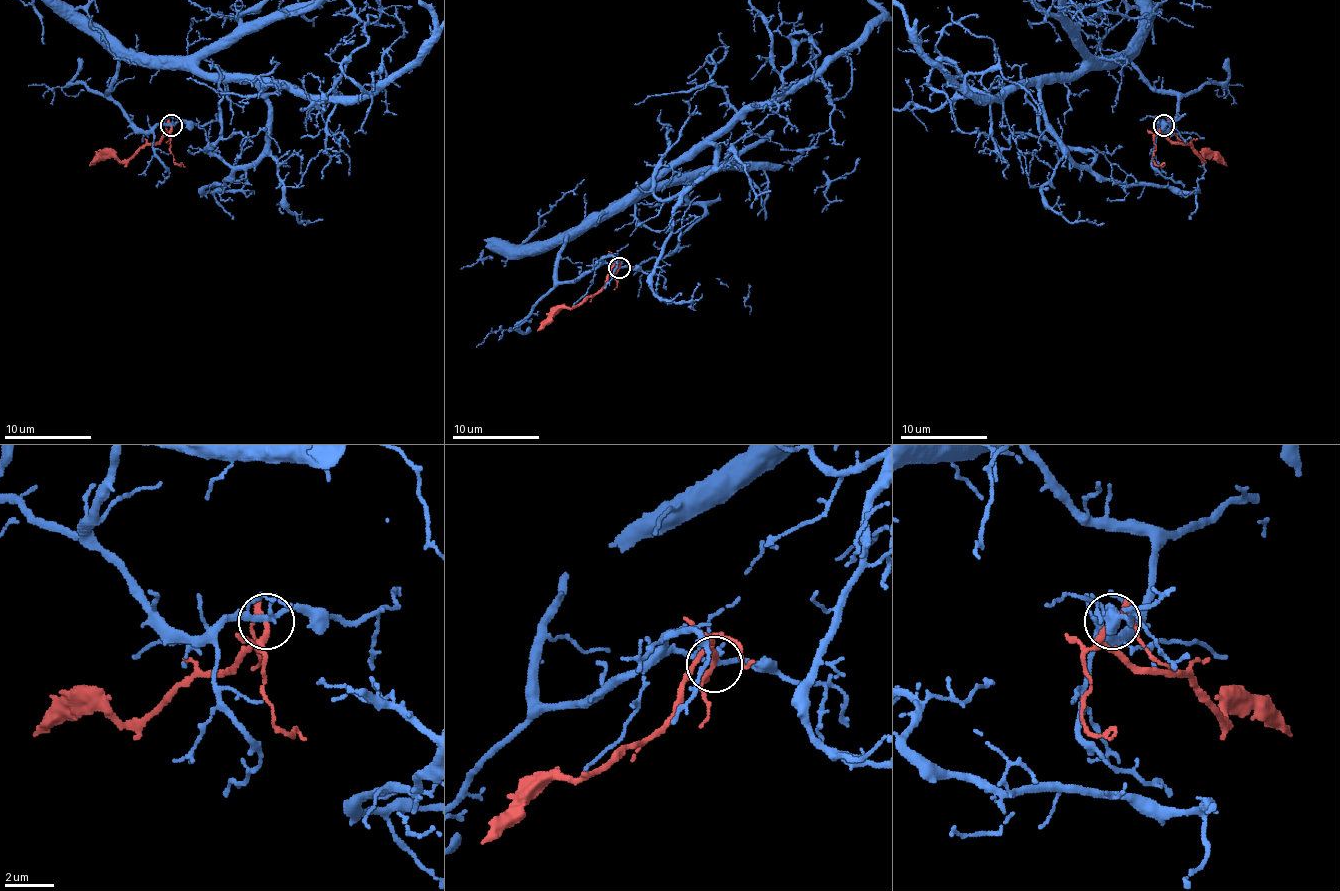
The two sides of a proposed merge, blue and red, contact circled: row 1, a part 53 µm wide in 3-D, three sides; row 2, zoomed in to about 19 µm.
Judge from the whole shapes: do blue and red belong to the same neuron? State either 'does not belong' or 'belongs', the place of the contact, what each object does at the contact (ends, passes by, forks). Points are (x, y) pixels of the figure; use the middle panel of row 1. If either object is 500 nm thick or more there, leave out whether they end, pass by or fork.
does not belong; place (619, 268); blue forks; red passes by

